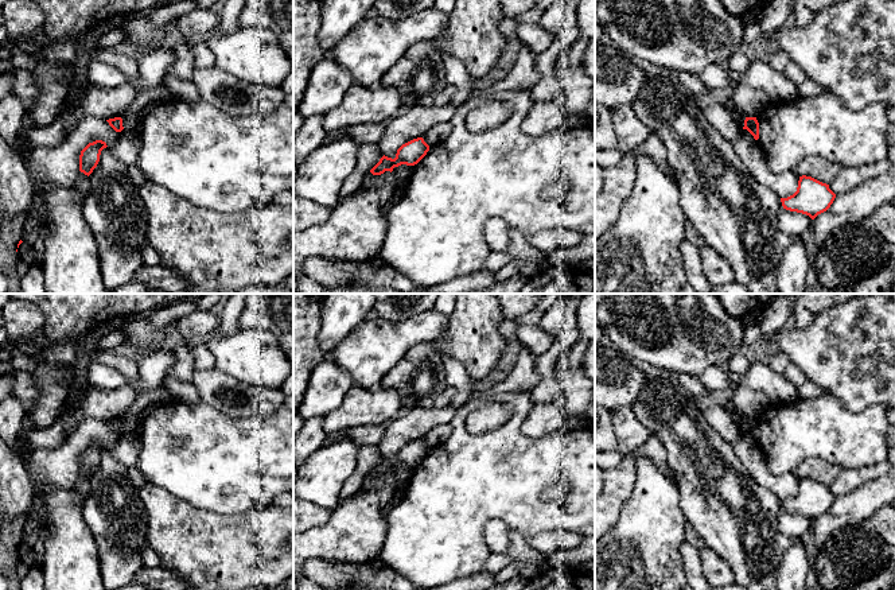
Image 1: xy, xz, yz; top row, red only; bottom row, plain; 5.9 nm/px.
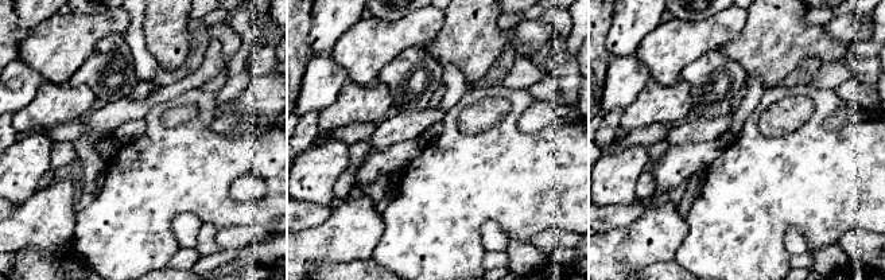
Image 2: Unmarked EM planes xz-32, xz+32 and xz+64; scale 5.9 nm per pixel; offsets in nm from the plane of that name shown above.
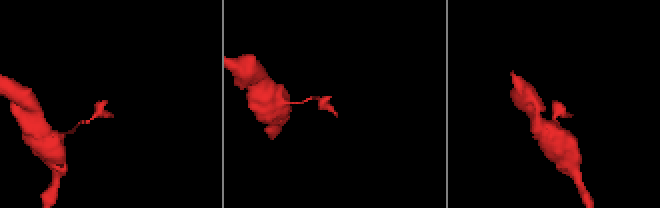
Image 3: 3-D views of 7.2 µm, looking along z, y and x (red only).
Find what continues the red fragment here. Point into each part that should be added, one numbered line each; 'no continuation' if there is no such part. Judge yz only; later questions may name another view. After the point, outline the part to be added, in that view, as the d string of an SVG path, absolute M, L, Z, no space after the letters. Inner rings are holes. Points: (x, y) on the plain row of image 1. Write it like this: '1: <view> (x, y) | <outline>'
no continuation

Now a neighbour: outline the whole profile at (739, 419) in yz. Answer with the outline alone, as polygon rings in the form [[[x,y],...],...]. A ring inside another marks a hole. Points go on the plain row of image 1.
[[[728,400],[728,401],[723,403],[723,405],[728,411],[728,414],[733,419],[733,422],[738,424],[738,427],[740,427],[743,430],[746,418],[736,411],[736,408],[733,407],[732,400]]]

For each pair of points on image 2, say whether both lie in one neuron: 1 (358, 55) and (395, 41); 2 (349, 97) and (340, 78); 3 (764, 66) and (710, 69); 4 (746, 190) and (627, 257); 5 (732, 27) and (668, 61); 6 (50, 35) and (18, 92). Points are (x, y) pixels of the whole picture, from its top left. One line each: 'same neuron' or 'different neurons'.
1: same neuron
2: different neurons
3: different neurons
4: different neurons
5: same neuron
6: different neurons

